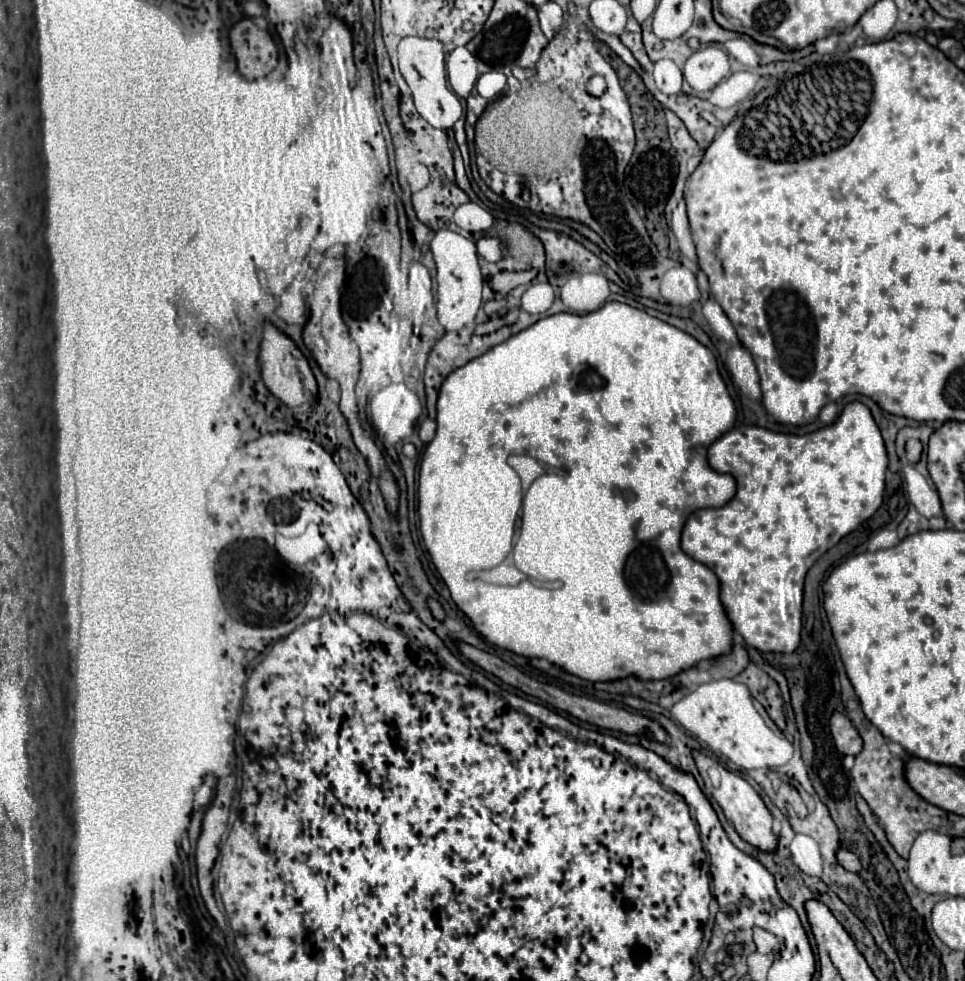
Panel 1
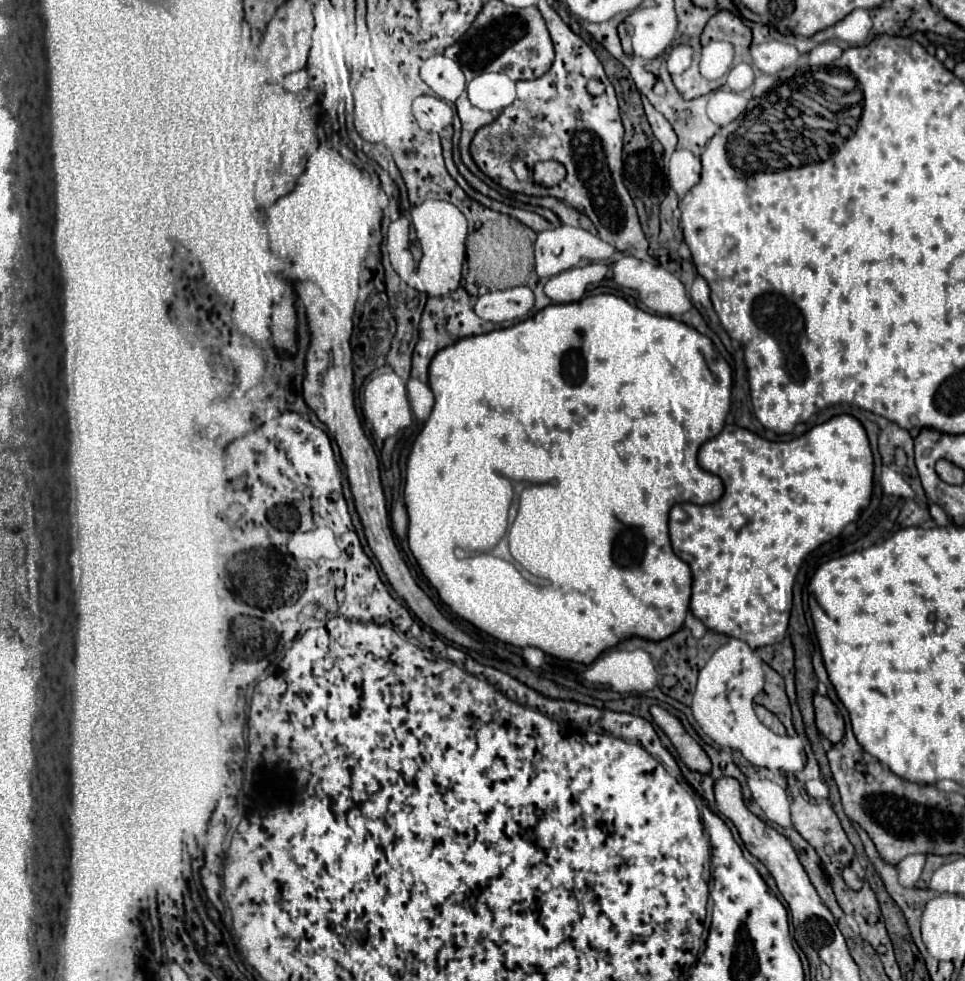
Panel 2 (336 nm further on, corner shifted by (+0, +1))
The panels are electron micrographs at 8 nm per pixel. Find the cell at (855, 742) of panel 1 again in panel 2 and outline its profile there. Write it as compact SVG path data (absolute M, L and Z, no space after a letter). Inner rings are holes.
M815 695L815 721L819 733L829 739L831 743L839 743L845 735L845 723L839 715L837 707L831 703L831 699L823 695Z

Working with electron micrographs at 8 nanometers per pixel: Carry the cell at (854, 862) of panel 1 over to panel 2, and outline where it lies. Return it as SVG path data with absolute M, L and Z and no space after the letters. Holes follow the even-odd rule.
M845 867L845 869L843 869L843 879L845 879L845 883L847 883L851 889L861 889L861 885L863 885L863 879L861 879L851 867Z

